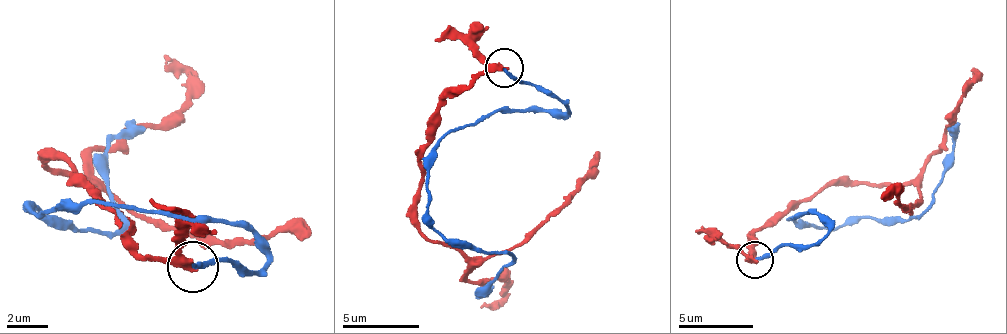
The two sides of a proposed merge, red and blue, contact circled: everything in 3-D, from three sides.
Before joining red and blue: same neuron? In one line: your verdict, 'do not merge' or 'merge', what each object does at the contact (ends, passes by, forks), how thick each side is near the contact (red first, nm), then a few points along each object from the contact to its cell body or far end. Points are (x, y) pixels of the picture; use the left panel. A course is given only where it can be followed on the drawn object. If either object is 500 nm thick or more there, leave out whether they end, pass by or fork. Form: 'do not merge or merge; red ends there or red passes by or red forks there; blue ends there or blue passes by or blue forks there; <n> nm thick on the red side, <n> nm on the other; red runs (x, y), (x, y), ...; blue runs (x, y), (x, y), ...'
do not merge; red passes by; blue ends there; 260 nm thick on the red side, 220 nm on the other; red runs (193, 266), (150, 259), (63, 159), (43, 162), (219, 239), (312, 233); blue runs (193, 266), (270, 259), (240, 226), (31, 213), (114, 234), (107, 146), (147, 130)

